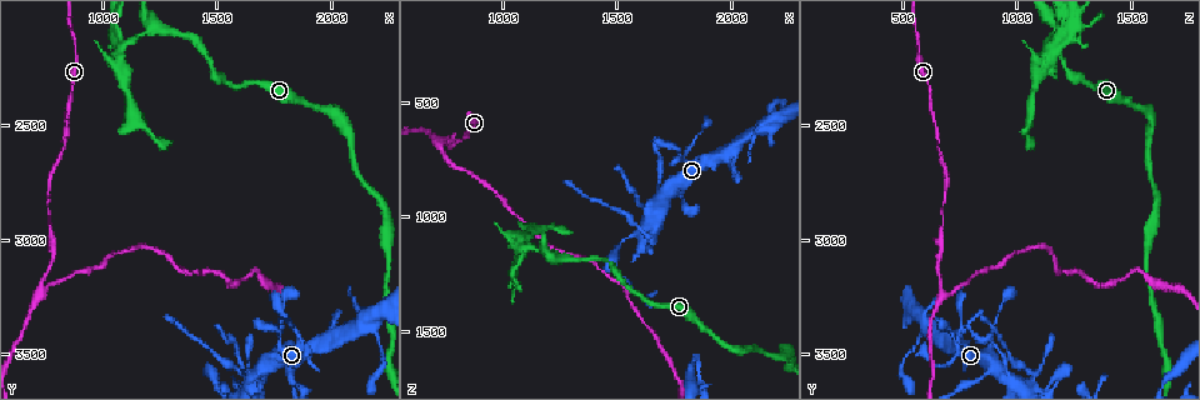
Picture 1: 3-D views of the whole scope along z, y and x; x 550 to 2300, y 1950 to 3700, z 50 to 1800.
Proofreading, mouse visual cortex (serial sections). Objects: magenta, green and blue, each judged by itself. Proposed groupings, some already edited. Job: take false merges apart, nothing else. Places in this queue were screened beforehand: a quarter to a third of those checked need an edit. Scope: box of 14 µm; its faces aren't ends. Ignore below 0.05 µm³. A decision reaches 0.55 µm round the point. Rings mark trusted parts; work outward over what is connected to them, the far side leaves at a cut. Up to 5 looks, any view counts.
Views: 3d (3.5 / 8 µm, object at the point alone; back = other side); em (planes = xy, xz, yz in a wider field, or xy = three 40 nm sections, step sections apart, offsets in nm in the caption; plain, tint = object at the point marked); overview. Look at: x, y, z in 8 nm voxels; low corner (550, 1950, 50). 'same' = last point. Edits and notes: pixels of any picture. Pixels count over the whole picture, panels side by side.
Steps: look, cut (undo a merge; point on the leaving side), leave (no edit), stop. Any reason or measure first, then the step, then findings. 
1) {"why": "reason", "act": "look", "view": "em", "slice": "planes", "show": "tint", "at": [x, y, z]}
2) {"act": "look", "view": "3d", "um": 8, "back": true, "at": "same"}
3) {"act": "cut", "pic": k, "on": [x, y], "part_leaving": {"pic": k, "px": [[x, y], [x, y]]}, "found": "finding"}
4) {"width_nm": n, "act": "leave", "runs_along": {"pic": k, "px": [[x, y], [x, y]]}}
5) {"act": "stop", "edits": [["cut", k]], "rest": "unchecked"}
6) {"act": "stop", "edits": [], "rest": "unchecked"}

{"why": "sharp bend", "act": "look", "view": "3d", "um": 8, "at": [1630, 3590, 1090]}

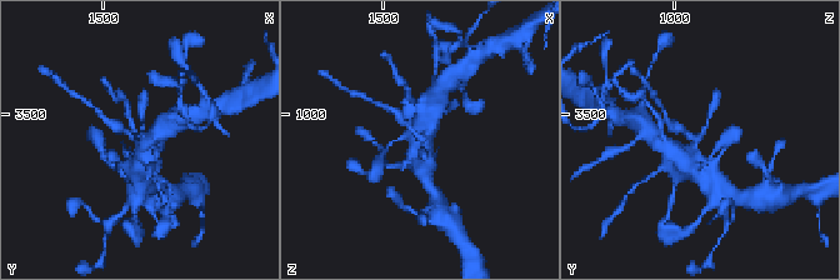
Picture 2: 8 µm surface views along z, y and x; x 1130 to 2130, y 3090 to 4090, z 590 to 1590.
{"act": "look", "view": "em", "slice": "xy", "step": 3, "show": "tint", "at": [1630, 3580, 1090]}

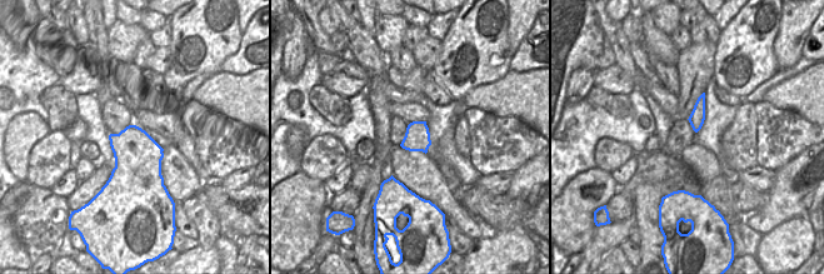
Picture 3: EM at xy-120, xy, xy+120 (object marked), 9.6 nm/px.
{"act": "cut", "pic": 2, "on": [679, 128], "found": "a second cell is stuck on"}

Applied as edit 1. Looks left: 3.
{"why": "three-way junction", "act": "look", "view": "3d", "um": 3.5, "at": [720, 3240, 660]}

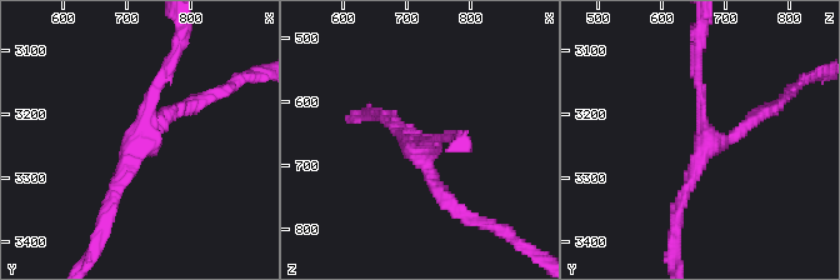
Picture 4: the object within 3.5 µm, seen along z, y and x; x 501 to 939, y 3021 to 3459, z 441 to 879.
{"arms": 3, "arm_widths_nm": [150, 200, 200], "why": "shape alone is not enough", "act": "look", "view": "em", "slice": "xy", "step": 5, "show": "tint", "at": [725, 3240, 670]}

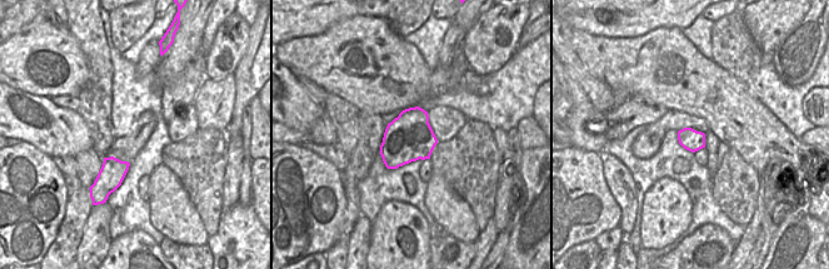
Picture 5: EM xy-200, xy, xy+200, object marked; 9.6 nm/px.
{"act": "leave", "runs_along": {"pic": 4, "px": [[698, 61], [710, 141], [769, 110]]}, "found": "one cell here"}

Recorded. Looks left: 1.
{"act": "stop", "edits": [["cut", 2]], "rest": "unchecked"}

